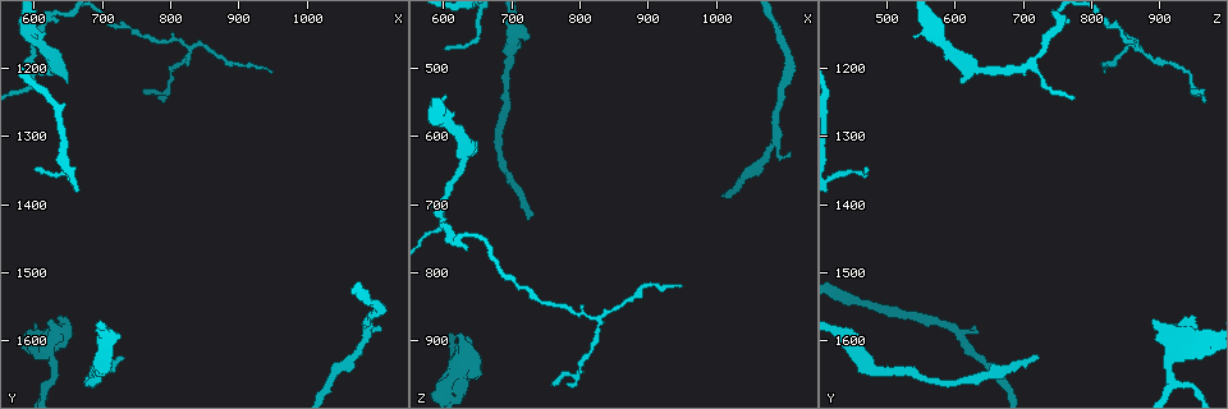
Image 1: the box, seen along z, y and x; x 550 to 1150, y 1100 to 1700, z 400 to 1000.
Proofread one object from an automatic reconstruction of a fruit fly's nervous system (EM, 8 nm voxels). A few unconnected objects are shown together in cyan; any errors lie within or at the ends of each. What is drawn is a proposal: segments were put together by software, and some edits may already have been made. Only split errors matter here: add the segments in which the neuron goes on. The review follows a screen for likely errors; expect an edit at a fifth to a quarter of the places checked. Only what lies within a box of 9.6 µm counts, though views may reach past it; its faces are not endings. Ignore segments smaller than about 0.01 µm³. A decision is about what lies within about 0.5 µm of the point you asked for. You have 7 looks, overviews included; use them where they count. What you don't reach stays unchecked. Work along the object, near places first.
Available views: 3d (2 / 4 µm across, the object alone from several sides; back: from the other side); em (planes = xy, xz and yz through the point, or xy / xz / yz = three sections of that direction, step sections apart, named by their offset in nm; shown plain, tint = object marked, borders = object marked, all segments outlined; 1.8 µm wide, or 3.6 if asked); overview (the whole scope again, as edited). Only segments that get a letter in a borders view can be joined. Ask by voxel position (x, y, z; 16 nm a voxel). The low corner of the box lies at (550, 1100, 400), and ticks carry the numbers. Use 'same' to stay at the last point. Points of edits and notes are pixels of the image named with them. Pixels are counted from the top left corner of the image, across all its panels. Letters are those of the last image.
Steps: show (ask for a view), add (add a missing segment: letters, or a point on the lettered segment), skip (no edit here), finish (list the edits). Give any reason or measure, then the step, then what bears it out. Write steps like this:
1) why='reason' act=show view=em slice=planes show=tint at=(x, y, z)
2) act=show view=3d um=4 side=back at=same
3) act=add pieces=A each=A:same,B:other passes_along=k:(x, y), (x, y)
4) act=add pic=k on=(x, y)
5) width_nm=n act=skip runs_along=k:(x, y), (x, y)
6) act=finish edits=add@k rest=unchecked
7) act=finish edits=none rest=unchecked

why='free end' act=show view=3d um=2 side=back at=(1110, 1585, 630)

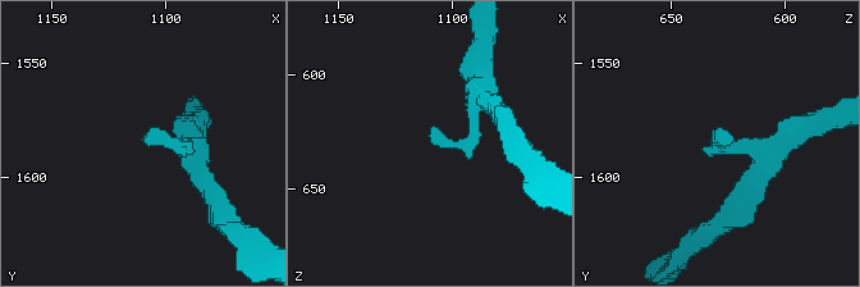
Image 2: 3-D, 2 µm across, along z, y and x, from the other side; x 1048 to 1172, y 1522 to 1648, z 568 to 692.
arm_widths_nm=170,180 act=show view=em slice=planes show=borders at=(1109, 1584, 626)

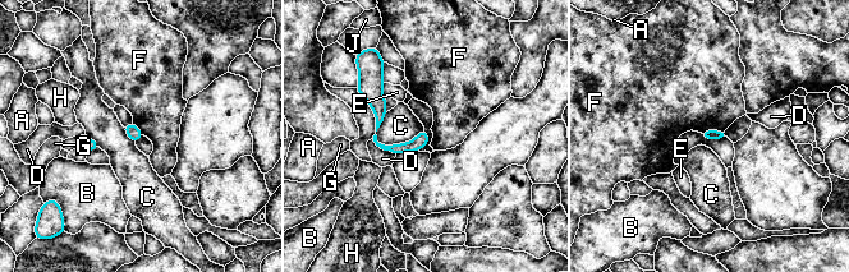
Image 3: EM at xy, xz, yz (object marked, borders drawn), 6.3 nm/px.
act=skip each=A:other,B:other,C:other,D:other,E:other,F:other,G:other,H:other,J:other border=3:(723, 132), (706, 130), (703, 133) found='none of them fits'

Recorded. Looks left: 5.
why='end of a long branch' act=show view=3d um=2 at=(720, 1625, 725)

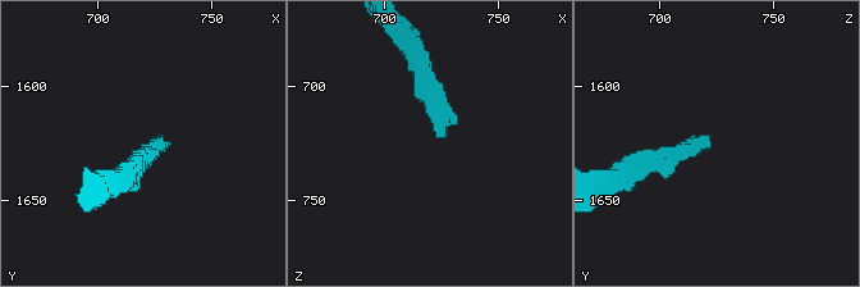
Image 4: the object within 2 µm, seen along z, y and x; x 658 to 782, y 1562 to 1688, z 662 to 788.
act=show view=em slice=planes show=borders at=(723, 1622, 723)

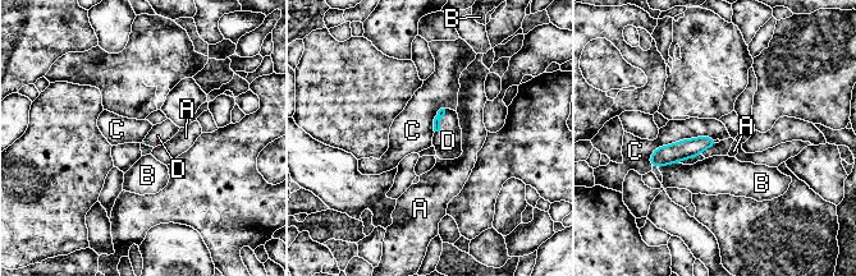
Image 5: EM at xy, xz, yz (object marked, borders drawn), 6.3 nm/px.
act=add pieces=D each=A:other,B:other,C:other,D:same passes_along=5:(436, 122), (439, 122), (448, 141) found='it goes on there'

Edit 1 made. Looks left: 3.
act=show view=overview

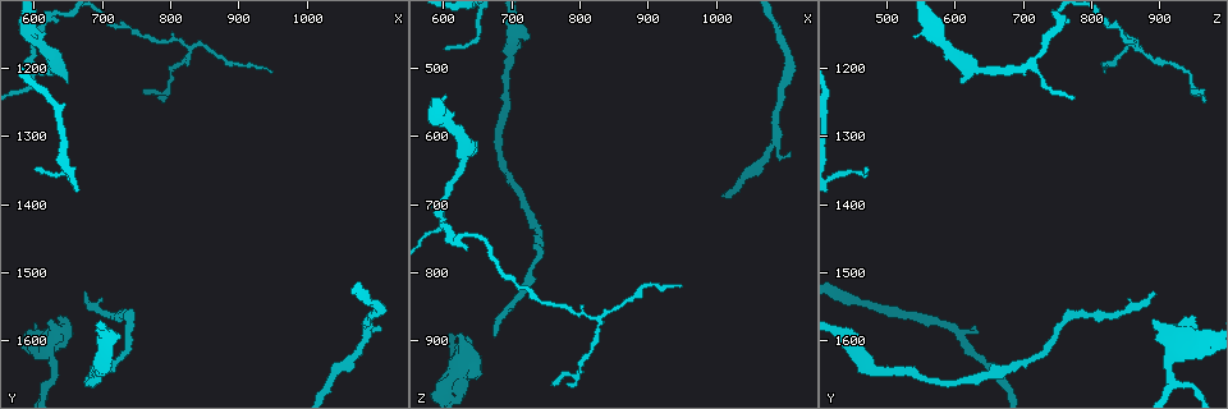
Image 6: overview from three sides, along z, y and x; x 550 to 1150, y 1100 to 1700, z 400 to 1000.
why='an open end' act=show view=em slice=xy step=16 show=borders at=(625, 1570, 895)

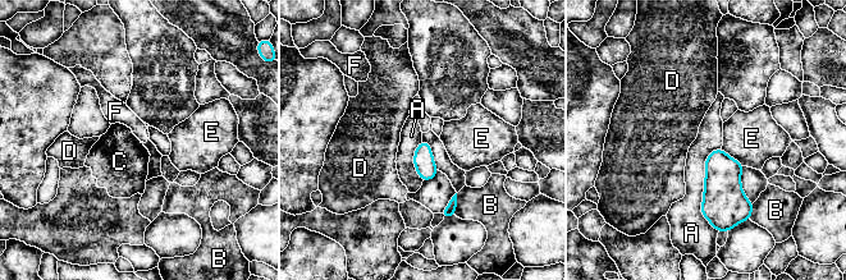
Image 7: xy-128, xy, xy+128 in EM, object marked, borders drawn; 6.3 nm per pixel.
why='cut it another way' act=show view=em slice=planes show=borders at=same

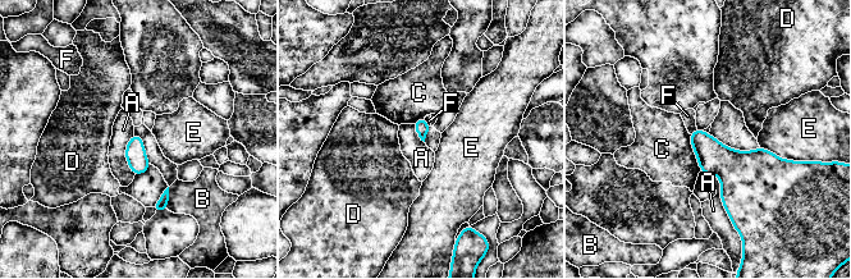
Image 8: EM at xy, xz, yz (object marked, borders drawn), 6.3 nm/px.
act=skip each=A:other,B:other,C:other,D:other,E:other,F:other border=8:(709, 173), (719, 181), (732, 222) found='no lettered segment goes on from it'

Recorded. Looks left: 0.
act=finish edits=add@5 rest=unchecked

